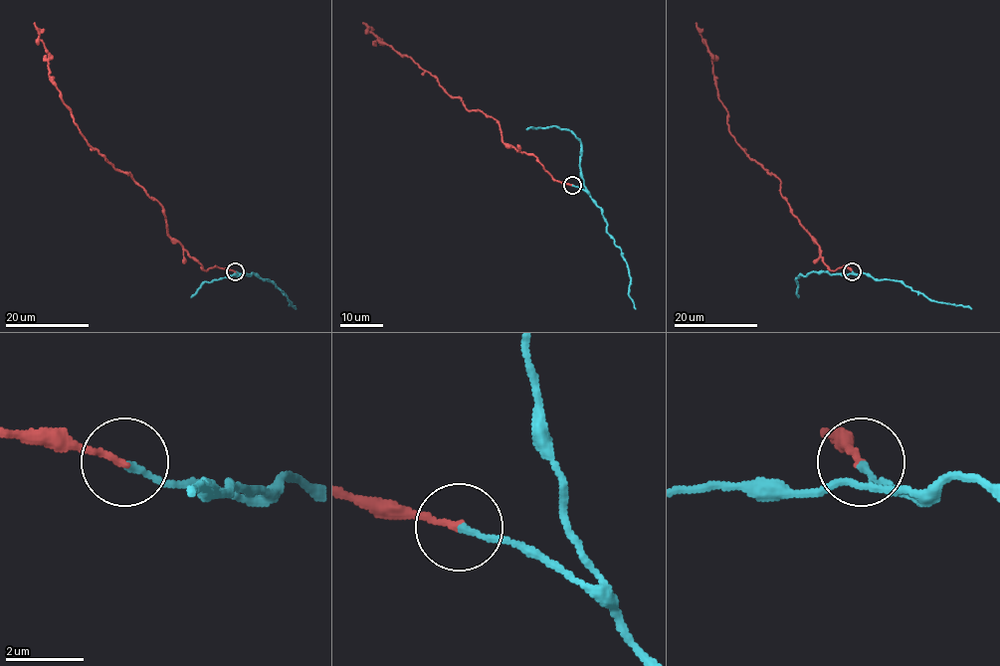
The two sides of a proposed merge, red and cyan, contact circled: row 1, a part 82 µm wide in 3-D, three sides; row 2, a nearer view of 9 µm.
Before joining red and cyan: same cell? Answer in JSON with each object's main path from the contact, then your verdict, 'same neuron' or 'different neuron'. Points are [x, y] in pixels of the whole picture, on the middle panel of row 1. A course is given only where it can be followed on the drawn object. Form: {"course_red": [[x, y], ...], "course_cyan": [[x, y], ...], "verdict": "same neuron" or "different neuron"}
{"course_red": [[572, 185], [556, 181], [535, 156], [508, 147], [496, 119], [469, 110], [363, 23]], "course_cyan": [[572, 185], [581, 188], [601, 211], [607, 232], [621, 250], [629, 268], [629, 296], [635, 308]], "verdict": "same neuron"}

